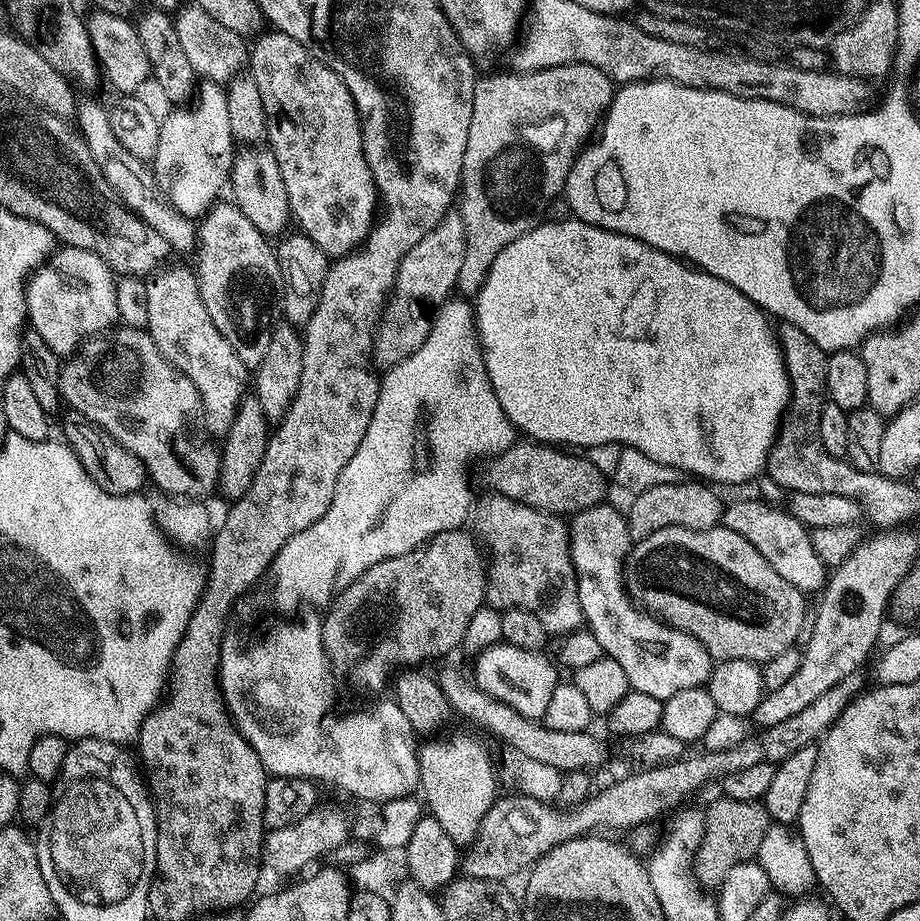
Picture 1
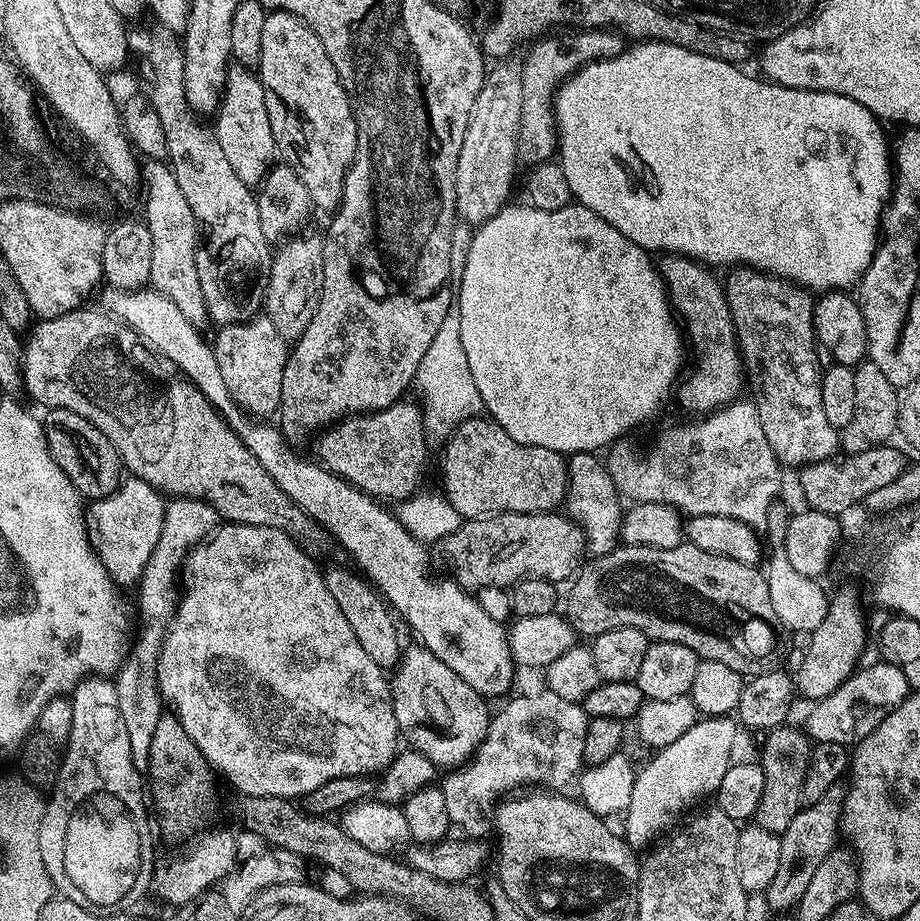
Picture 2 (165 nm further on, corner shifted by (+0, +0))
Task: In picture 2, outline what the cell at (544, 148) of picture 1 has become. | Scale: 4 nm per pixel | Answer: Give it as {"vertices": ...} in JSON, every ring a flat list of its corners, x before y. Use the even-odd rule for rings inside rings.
{"vertices":[[584,30,572,34,569,40,544,40,533,43,524,69,520,72,520,127,518,131,518,152,529,160,532,166,551,161,558,148,558,125,554,119,554,101,561,85,588,64,597,60,612,60,624,51,626,44,611,30]]}

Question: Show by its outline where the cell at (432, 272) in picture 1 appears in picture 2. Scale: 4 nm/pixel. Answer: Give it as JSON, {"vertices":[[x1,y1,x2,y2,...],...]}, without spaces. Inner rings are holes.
{"vertices":[[513,79,501,84,485,83,484,89,474,102,470,122,466,126,466,138,458,154,456,171,456,215,465,225,479,226,505,207,512,180,512,162,518,154,518,131,520,127,520,86]]}

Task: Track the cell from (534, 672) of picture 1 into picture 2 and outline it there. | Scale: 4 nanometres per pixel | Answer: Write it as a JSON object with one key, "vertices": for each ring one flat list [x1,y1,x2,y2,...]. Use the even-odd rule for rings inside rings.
{"vertices":[[141,290,120,294,116,298,115,315,135,329,157,352,173,360,196,388,202,390,204,397,214,405,226,423,243,435,244,445,272,473,276,485,356,559,383,599,404,615,409,626,416,631,420,639,417,641,434,654,434,658,446,662,446,666,450,666,450,670,454,670,454,674,458,674,458,678,462,678,462,682,470,685,480,696,491,698,502,695,511,686,512,675,518,672,508,641,509,629,487,617,475,595,469,594,454,580,427,580,425,545,412,537,393,513,391,516,378,505,381,503,347,480,340,479,335,472,296,460,295,454,288,452,287,446,282,443,279,432,268,425,271,423,249,422,228,396,215,351,209,343,207,346,198,338,197,327,182,318,182,312,165,296,155,290]]}

